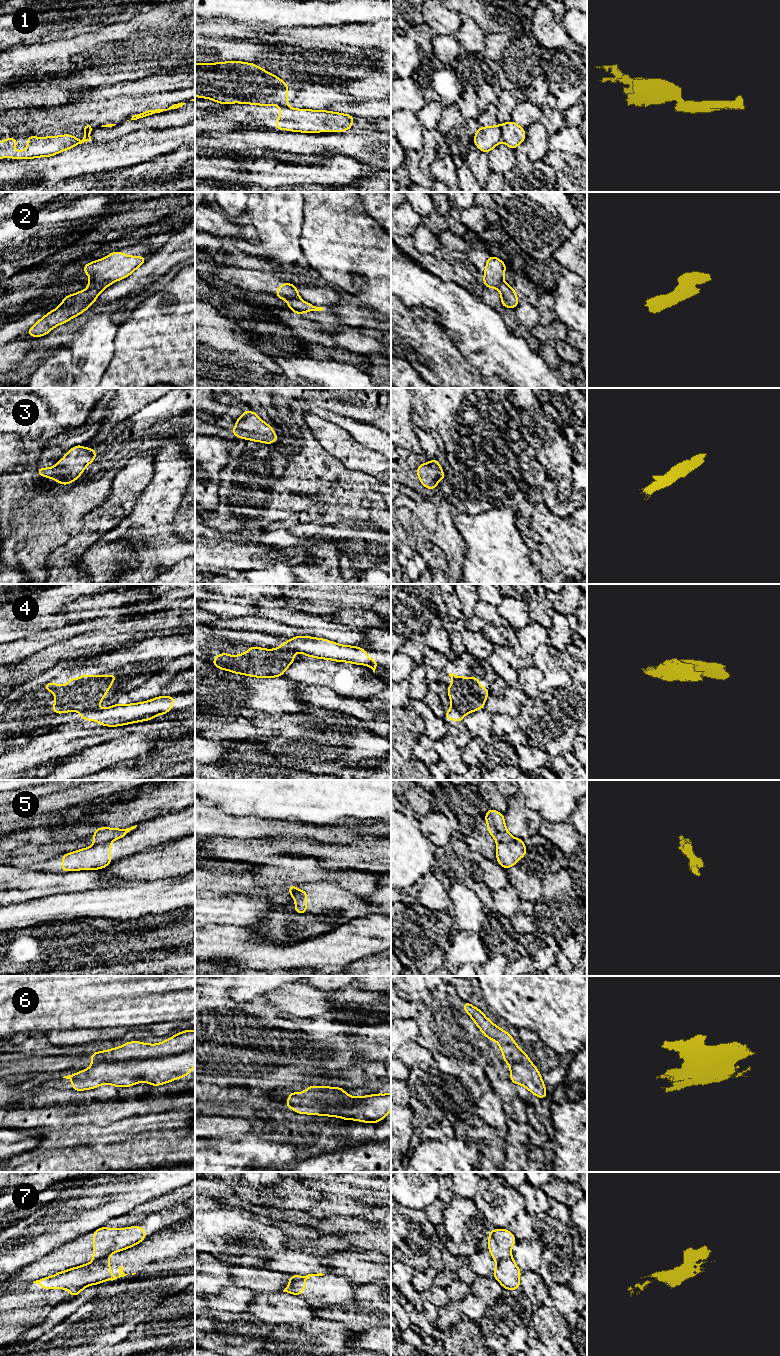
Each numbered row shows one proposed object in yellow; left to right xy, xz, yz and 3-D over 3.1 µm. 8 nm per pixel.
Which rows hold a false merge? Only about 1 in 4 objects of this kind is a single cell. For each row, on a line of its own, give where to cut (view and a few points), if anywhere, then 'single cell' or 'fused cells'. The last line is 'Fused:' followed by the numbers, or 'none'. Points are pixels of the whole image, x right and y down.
1: yz (499, 126), (502, 139) | fused cells
2: xy (108, 284), (90, 288) | fused cells
3: no cut | single cell
4: xy (96, 708), (84, 711), (81, 714) | fused cells
5: yz (514, 838), (508, 842), (498, 842) | fused cells
6: xy (194, 1048), (157, 1057), (135, 1059), (100, 1057), (93, 1061) | fused cells
7: xy (108, 1254), (93, 1261) | fused cells
Fused: 1, 2, 4, 5, 6, 7

